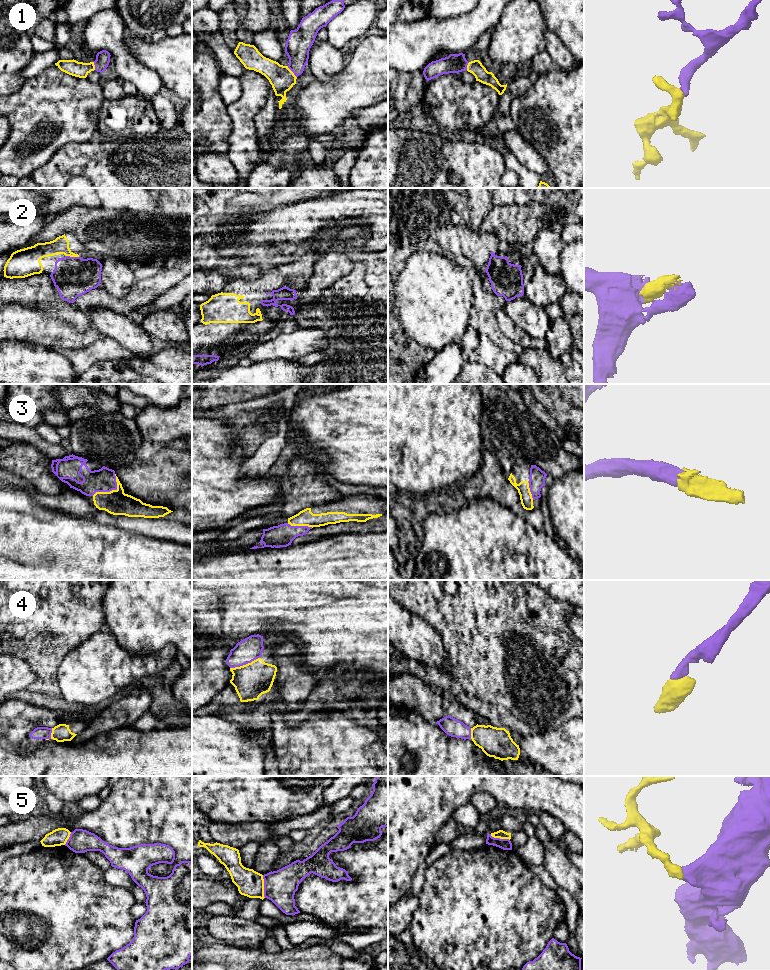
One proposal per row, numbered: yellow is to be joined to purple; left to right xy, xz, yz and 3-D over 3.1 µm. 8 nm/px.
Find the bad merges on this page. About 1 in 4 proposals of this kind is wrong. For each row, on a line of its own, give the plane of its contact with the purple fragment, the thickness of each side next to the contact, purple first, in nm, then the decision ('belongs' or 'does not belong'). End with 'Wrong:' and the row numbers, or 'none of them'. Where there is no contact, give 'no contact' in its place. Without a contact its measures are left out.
1: xz | 200/200 nm | belongs
2: xy | 320/140 nm | belongs
3: xy | 190/200 nm | belongs
4: xz | 190/280 nm | belongs
5: xz | 260/220 nm | does not belong
Wrong: 5

